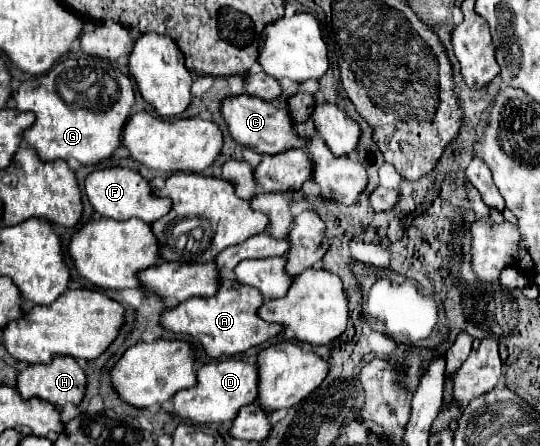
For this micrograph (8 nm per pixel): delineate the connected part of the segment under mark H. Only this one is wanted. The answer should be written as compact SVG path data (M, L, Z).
M71 356L53 358L51 364L27 366L17 376L17 392L57 406L79 404L85 396L87 374Z

